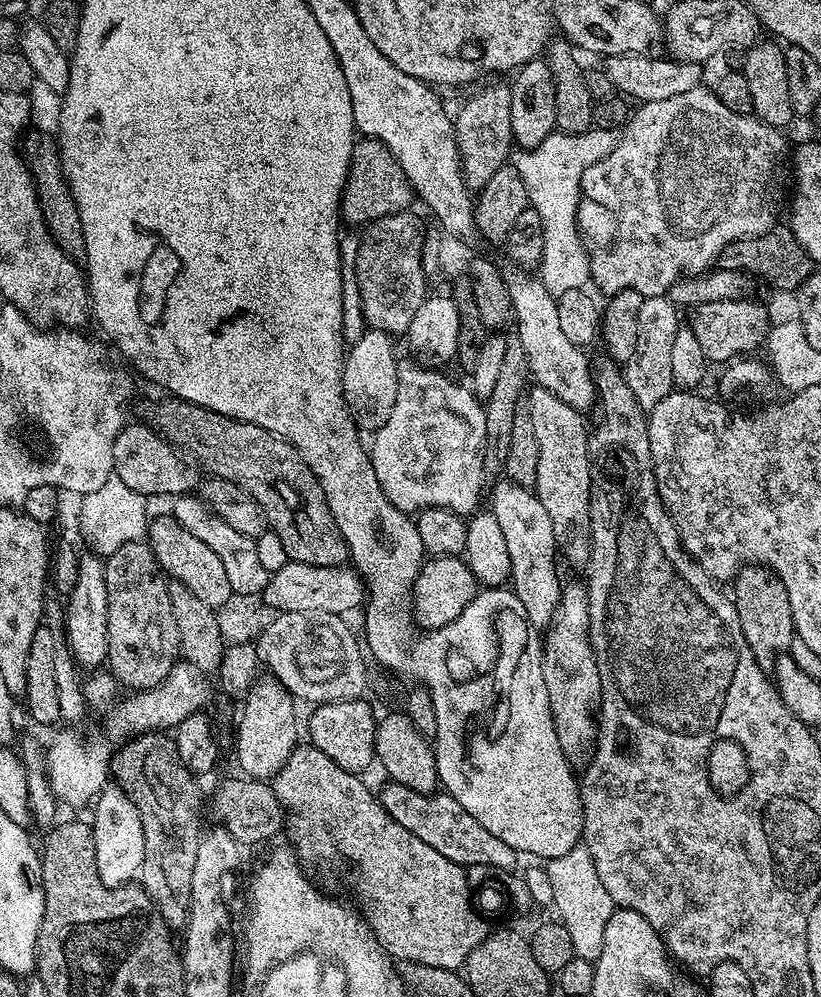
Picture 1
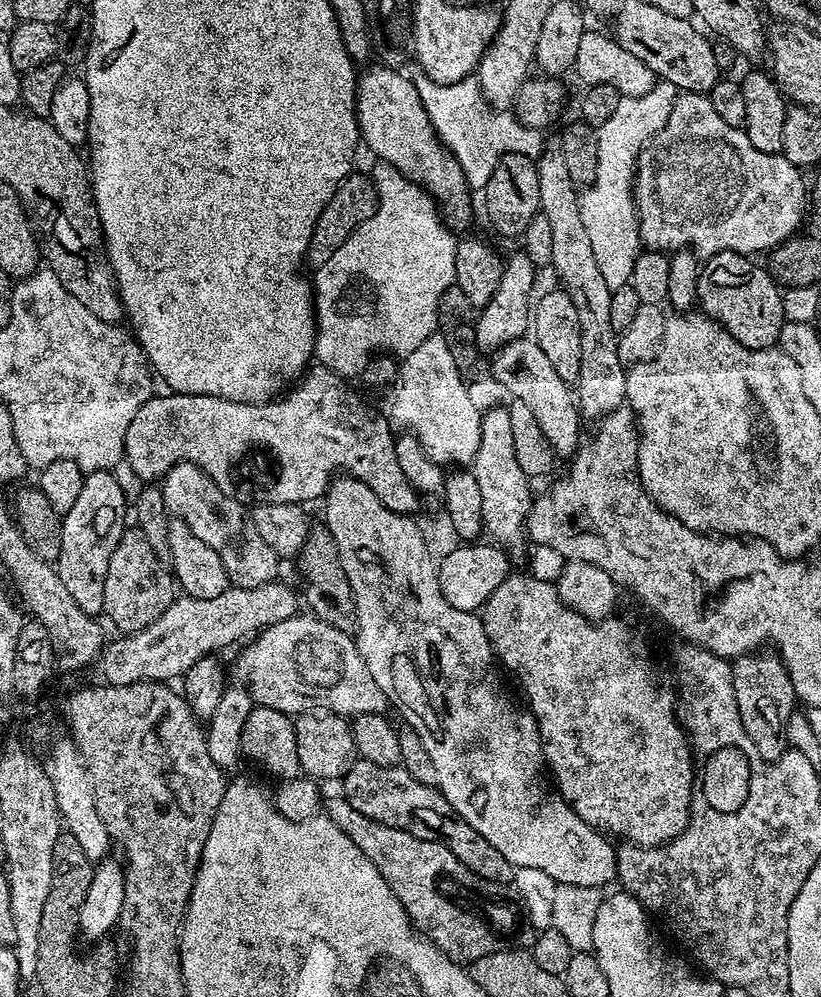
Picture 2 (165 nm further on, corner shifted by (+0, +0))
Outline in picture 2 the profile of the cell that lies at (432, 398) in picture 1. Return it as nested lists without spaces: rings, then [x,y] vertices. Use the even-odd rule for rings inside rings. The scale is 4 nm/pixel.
[[[438,334],[426,338],[422,346],[410,350],[410,354],[403,357],[398,364],[398,379],[394,384],[396,393],[392,396],[392,412],[390,411],[391,423],[397,429],[407,430],[411,435],[416,436],[425,454],[441,466],[471,465],[478,450],[482,412],[481,409],[476,409],[476,404],[472,401],[472,396],[464,384],[467,384],[465,377],[461,376],[458,366],[454,366],[454,357],[446,347],[446,338]]]

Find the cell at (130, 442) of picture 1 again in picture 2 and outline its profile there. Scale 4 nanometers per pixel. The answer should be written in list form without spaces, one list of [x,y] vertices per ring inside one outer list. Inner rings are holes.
[[[312,366],[299,377],[297,388],[285,400],[269,398],[263,402],[249,402],[181,392],[164,394],[168,396],[153,394],[142,410],[134,414],[134,422],[130,422],[130,430],[126,430],[124,460],[144,482],[159,481],[175,464],[196,464],[222,494],[245,506],[303,505],[304,500],[319,501],[337,474],[347,474],[366,482],[390,510],[415,513],[422,500],[410,486],[406,474],[402,474],[402,466],[398,466],[396,436],[389,417],[379,416],[348,384],[351,383],[336,372]]]

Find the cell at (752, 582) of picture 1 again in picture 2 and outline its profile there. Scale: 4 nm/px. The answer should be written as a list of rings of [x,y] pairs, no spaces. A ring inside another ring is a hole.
[[[757,650],[746,656],[735,657],[731,661],[732,685],[738,702],[738,714],[746,730],[749,741],[754,742],[754,753],[769,762],[779,760],[786,750],[788,719],[794,711],[792,683],[788,669],[779,655],[772,656],[768,650]]]

